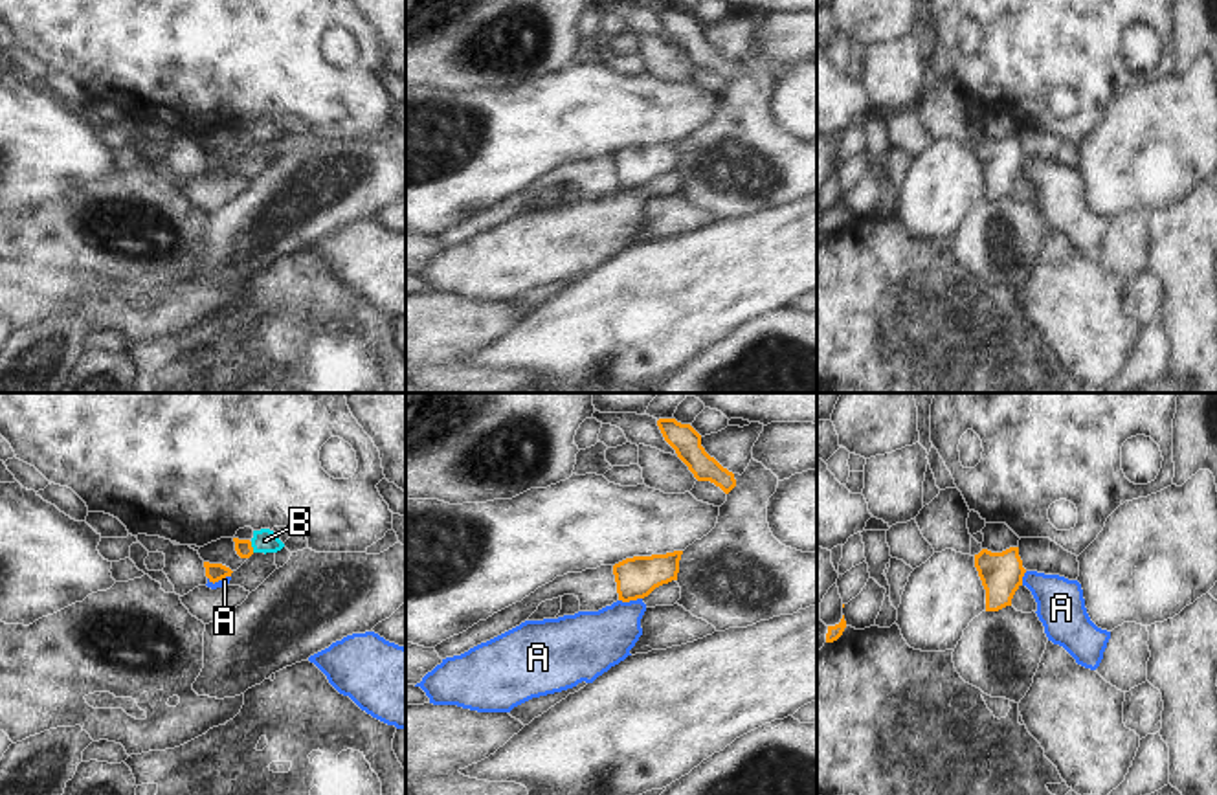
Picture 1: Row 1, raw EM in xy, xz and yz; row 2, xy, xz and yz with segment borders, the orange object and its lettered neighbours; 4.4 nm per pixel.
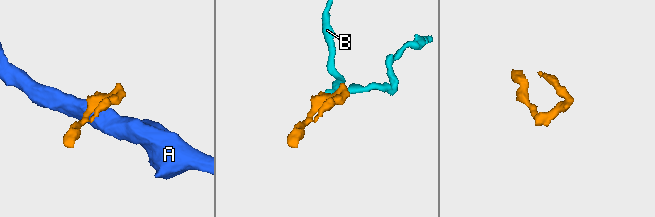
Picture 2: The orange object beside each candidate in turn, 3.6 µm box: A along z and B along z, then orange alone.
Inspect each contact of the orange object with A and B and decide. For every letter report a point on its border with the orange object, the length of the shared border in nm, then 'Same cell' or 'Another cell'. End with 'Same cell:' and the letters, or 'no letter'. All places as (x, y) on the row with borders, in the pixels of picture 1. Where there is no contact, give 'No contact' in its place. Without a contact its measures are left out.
A: Touches orange at xz (630, 599). Shared border 110 nm. Another cell
B: Touches orange at xy (252, 548). Shared border 50 nm. Same cell
Same cell: B.

